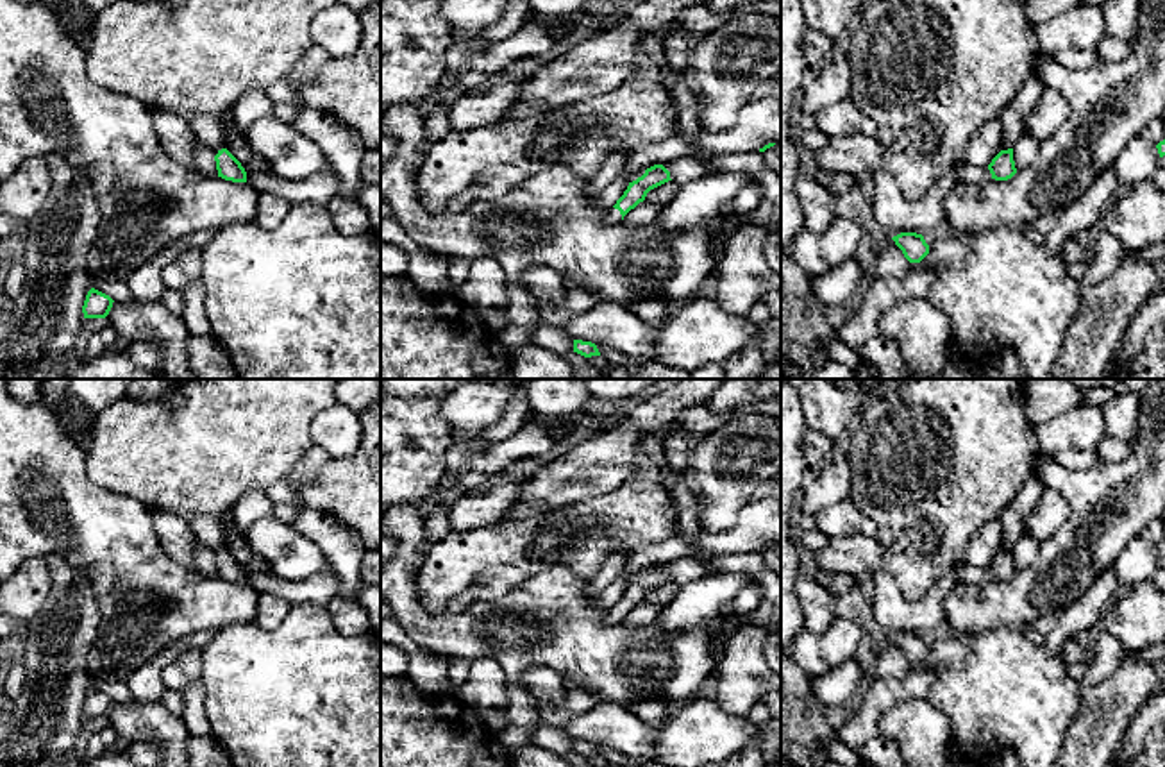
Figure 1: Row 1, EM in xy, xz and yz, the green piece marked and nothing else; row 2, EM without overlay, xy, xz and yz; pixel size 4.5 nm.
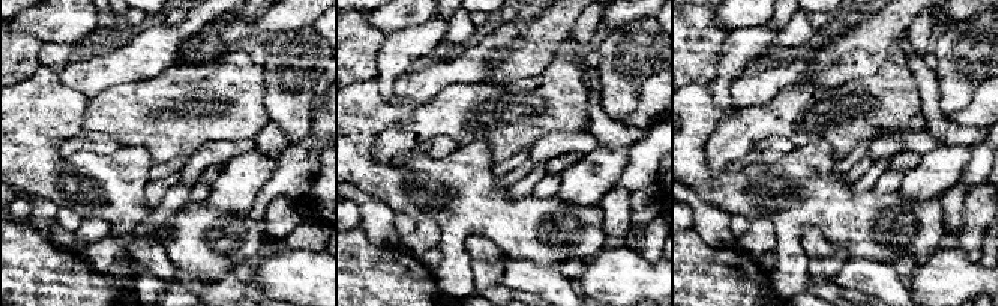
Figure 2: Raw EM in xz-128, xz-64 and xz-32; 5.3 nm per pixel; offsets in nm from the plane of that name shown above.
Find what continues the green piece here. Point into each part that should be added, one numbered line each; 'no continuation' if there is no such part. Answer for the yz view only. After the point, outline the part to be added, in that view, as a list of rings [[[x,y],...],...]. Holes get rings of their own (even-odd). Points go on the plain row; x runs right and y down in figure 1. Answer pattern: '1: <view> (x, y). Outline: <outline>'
no continuation

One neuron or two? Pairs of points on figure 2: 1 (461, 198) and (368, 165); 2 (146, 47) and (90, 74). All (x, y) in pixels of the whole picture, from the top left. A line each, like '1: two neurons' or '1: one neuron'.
1: one neuron
2: one neuron

